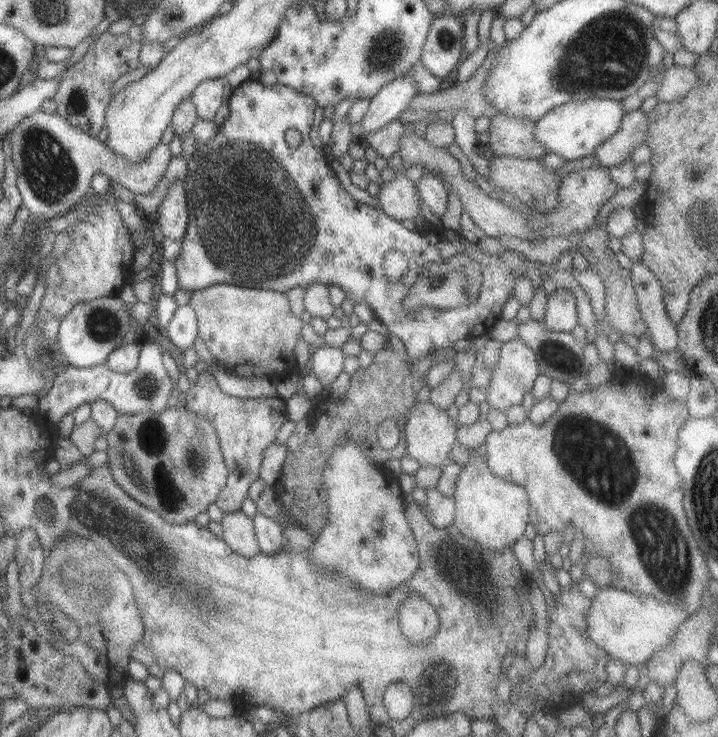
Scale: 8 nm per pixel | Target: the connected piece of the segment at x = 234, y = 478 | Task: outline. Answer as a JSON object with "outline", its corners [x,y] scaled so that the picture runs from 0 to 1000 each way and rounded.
{"outline":[[[283,503],[265,517],[258,531],[256,554],[274,564],[287,567],[298,581],[304,605],[316,636],[315,654],[298,684],[309,697],[334,693],[336,681],[345,676],[347,658],[359,649],[364,619],[369,608],[383,598],[387,581],[398,570],[397,547],[389,539],[327,540],[305,529],[298,510]]]}

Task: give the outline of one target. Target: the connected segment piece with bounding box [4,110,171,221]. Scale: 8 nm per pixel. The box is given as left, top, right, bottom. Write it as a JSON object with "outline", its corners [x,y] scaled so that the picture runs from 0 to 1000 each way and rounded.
{"outline":[[[53,149],[35,157],[7,182],[14,216],[22,233],[22,256],[28,263],[28,278],[49,296],[67,299],[99,289],[121,271],[130,236],[146,236],[149,242],[171,252],[187,265],[202,266],[213,261],[231,232],[237,208],[231,195],[214,198],[206,210],[192,221],[178,221],[159,210],[134,186],[113,179],[79,155]]]}

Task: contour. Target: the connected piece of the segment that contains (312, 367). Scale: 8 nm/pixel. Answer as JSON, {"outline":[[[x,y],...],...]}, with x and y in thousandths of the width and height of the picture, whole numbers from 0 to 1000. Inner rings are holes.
{"outline":[[[447,468],[435,472],[430,482],[430,505],[442,513],[448,525],[460,522],[476,503],[475,472]]]}

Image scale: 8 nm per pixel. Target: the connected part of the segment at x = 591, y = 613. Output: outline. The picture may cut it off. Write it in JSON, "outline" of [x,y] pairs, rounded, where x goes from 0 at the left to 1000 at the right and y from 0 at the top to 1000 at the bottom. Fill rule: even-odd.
{"outline":[[[844,796],[831,799],[816,828],[816,859],[823,871],[843,885],[848,894],[890,905],[930,870],[943,848],[960,836],[962,833],[955,833],[948,821],[918,818],[909,810],[890,810]]]}

